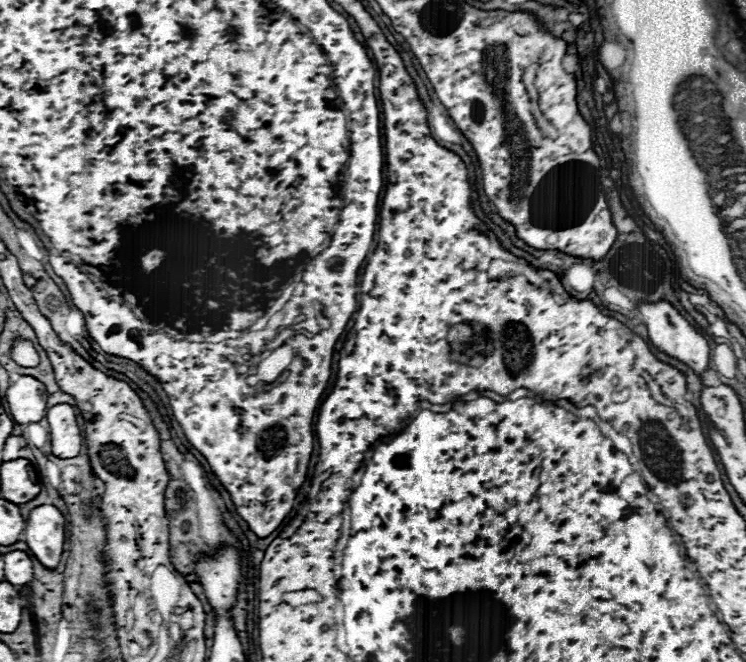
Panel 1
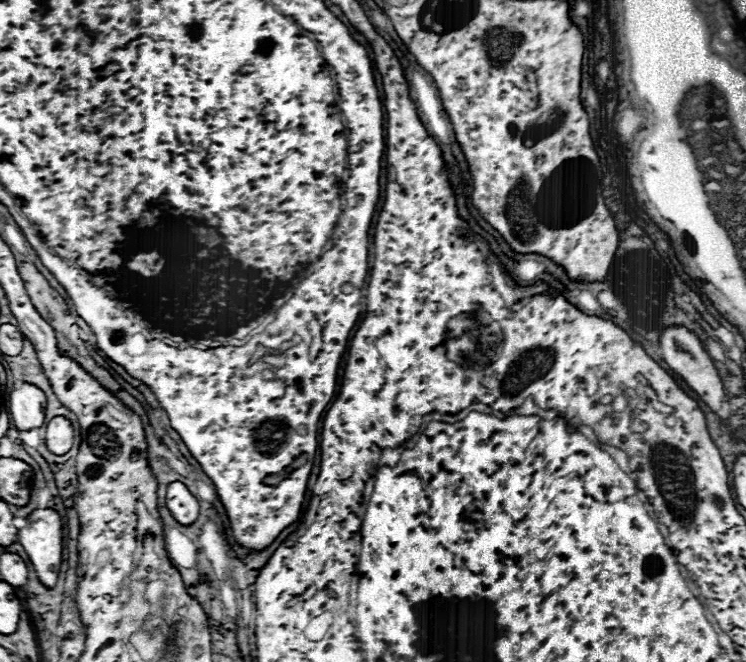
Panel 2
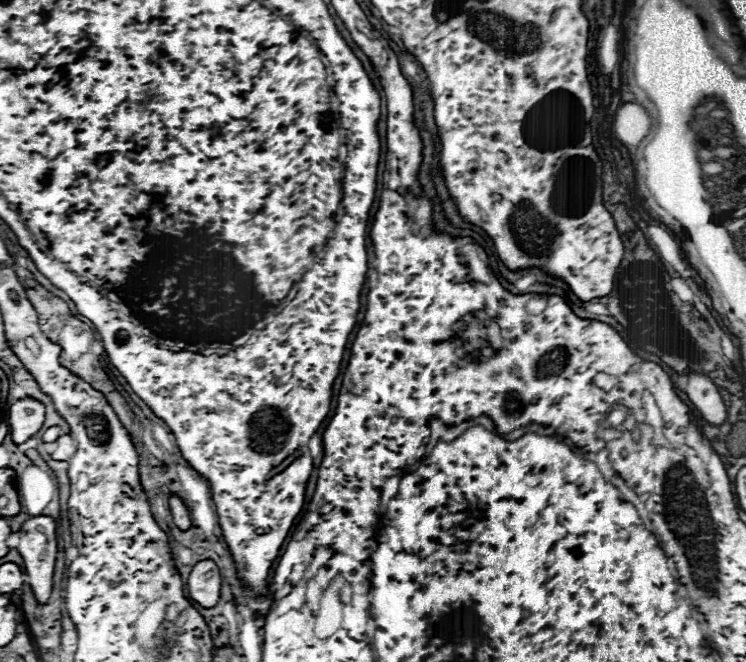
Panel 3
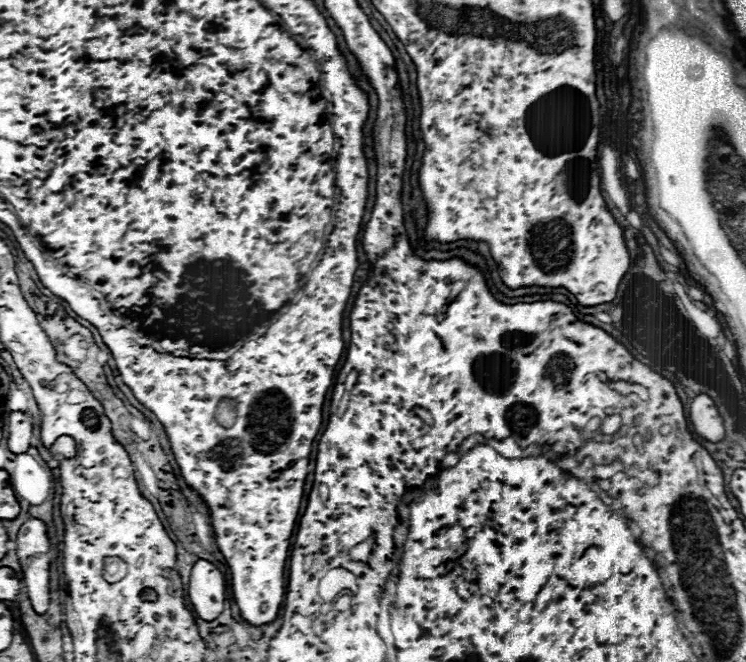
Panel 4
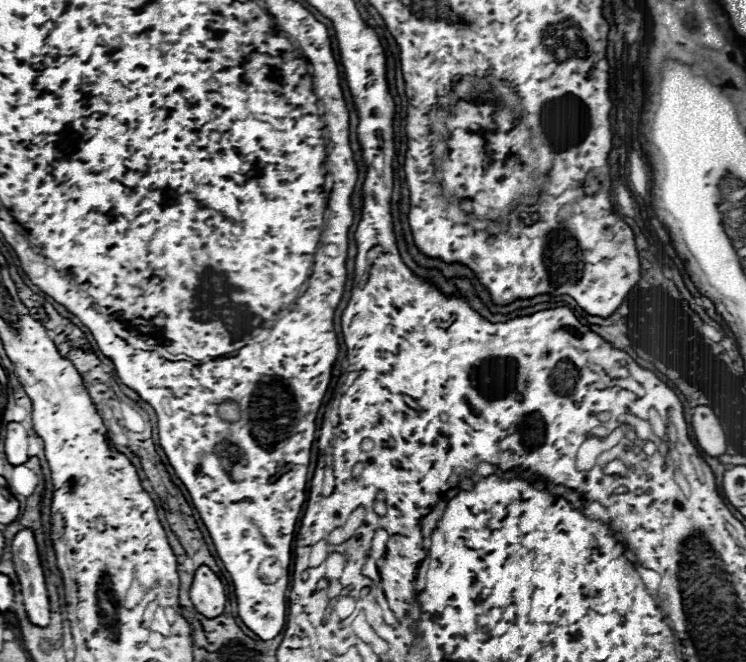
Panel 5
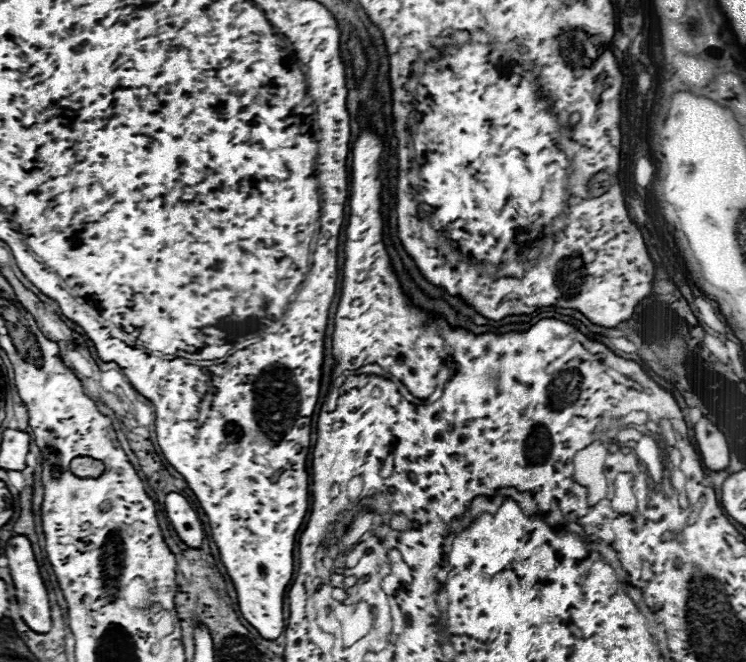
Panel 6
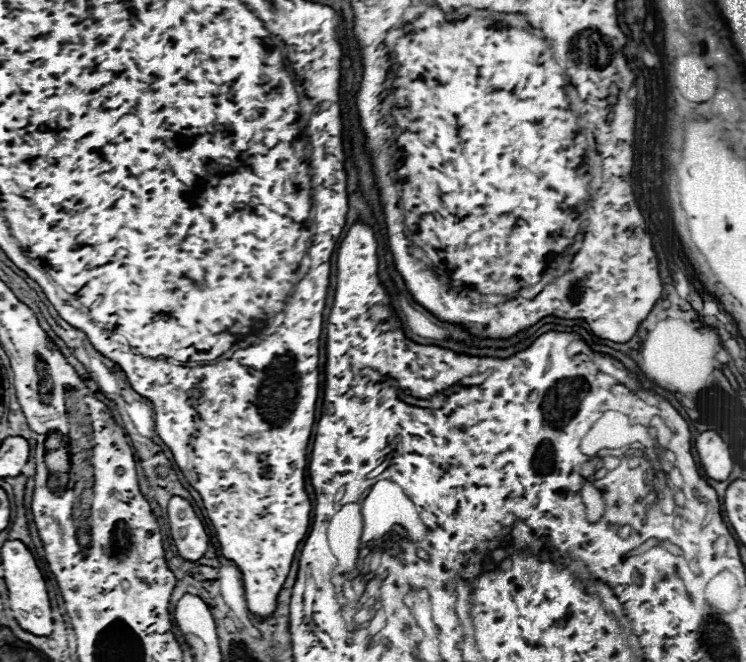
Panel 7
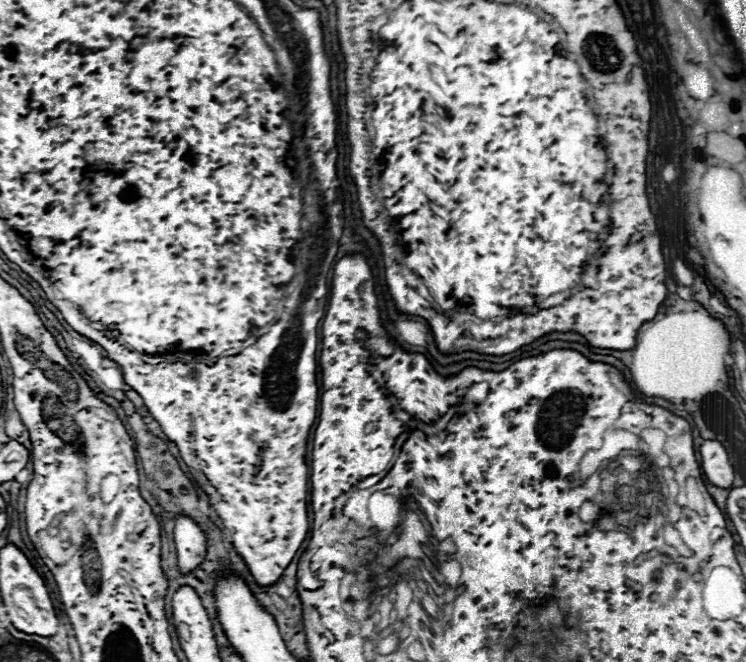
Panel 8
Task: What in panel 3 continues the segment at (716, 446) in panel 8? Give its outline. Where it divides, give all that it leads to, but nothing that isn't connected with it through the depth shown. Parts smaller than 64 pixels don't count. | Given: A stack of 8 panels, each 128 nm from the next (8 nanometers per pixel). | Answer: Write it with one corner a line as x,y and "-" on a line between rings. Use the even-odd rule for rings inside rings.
688,372
686,378
686,394
690,402
700,410
704,420
710,424
722,424
726,420
726,406
716,384
706,374
698,372

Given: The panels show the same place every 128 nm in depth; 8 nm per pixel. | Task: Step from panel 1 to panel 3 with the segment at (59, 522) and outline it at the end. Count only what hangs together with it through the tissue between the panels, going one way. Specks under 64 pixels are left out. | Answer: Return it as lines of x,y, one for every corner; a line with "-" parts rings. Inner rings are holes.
32,516
28,518
20,528
20,544
18,552
24,558
24,568
30,578
32,592
40,604
44,604
50,598
52,592
52,576
54,576
54,564
56,564
56,520
52,516

